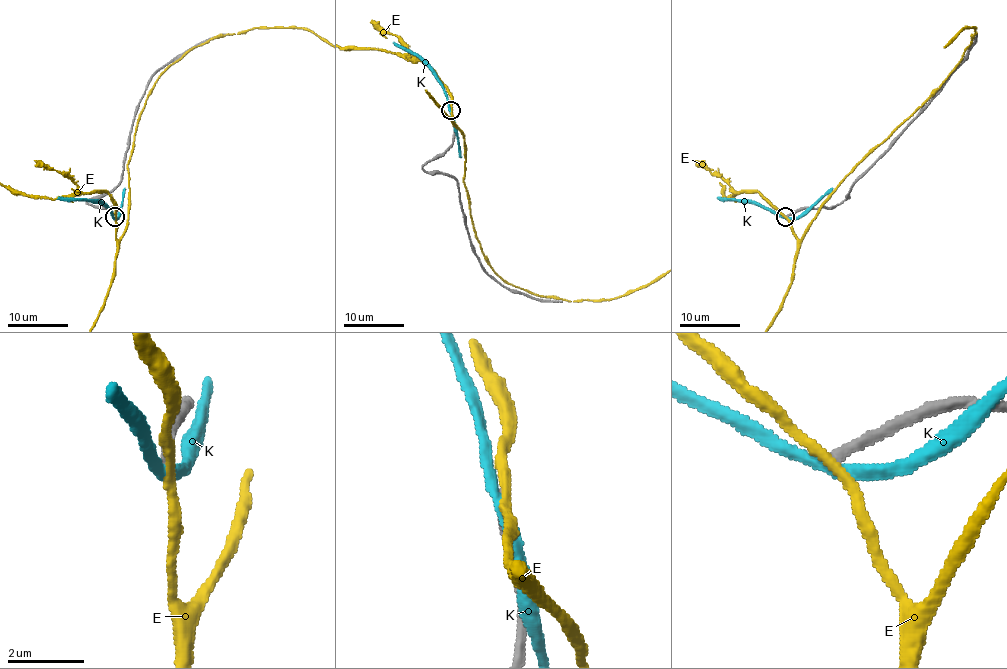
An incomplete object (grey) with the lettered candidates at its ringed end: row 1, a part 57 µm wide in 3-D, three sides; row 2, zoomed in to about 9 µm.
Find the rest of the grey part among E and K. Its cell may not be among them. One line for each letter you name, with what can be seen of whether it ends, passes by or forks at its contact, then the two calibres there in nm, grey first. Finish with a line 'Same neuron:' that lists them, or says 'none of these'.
Same neuron: none of these

